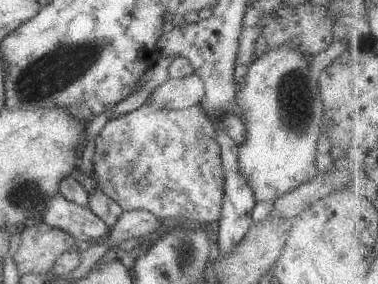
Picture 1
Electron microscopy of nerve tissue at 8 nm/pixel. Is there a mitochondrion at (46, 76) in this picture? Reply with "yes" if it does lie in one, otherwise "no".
yes

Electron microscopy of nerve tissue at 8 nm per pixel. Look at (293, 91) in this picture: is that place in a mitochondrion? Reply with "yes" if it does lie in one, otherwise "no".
yes

